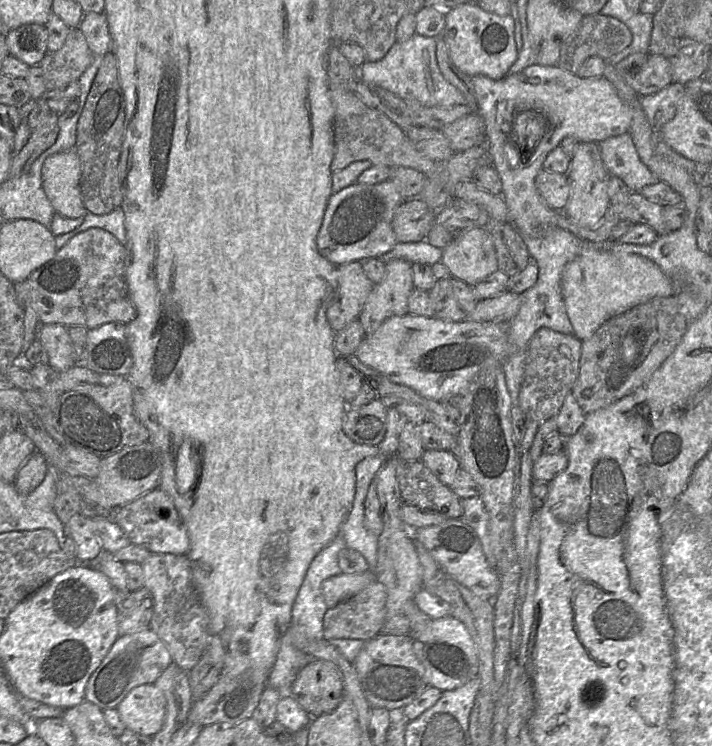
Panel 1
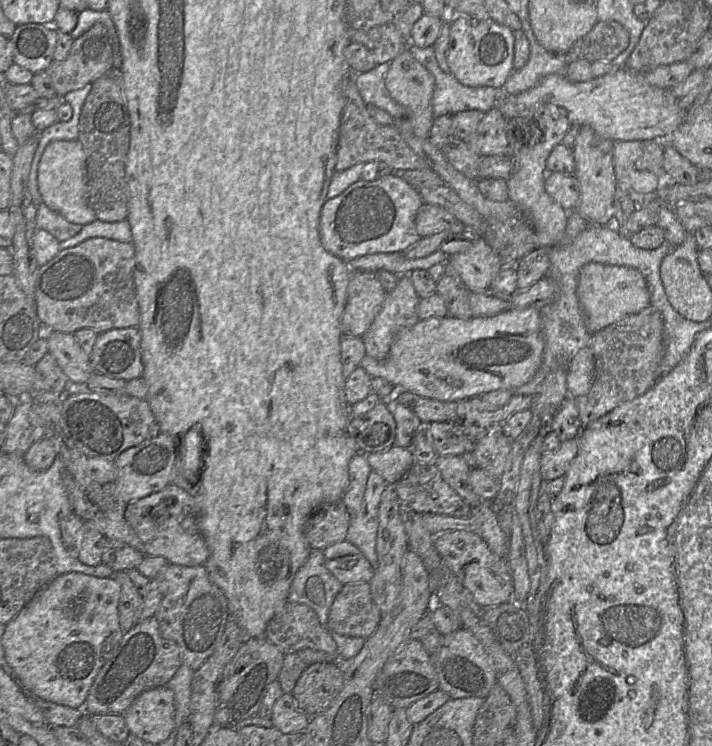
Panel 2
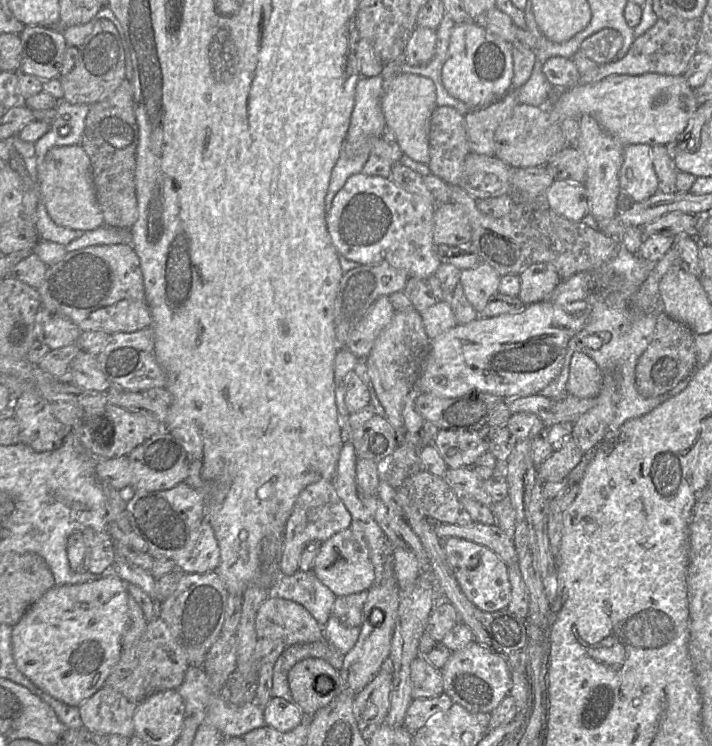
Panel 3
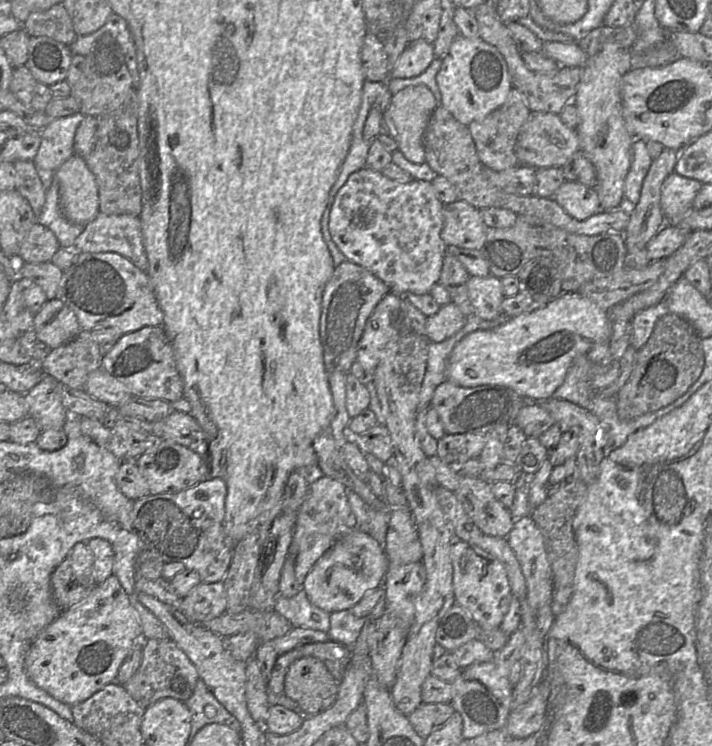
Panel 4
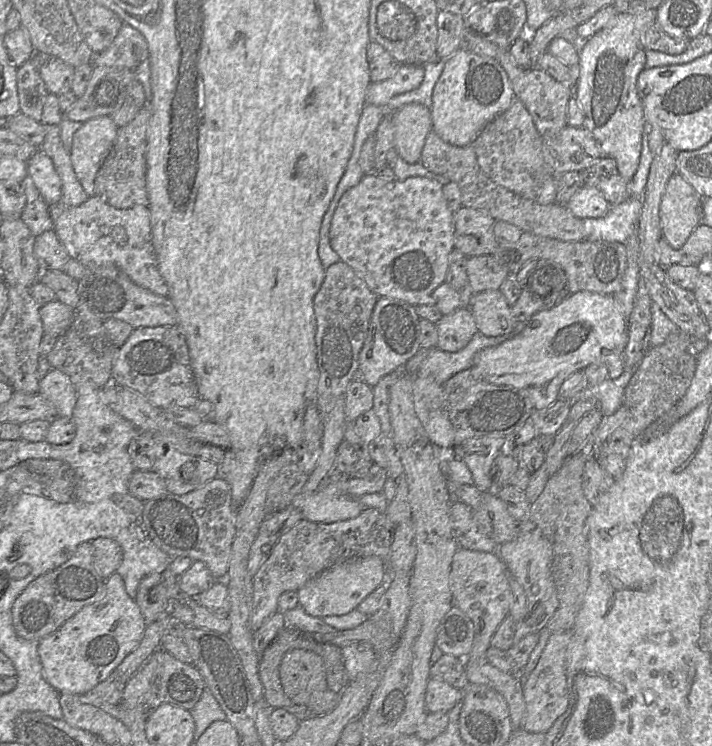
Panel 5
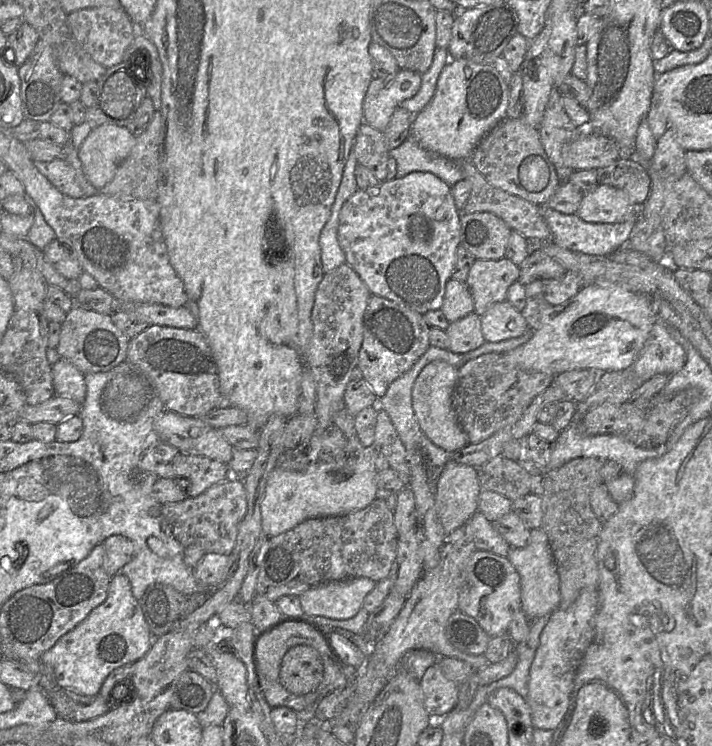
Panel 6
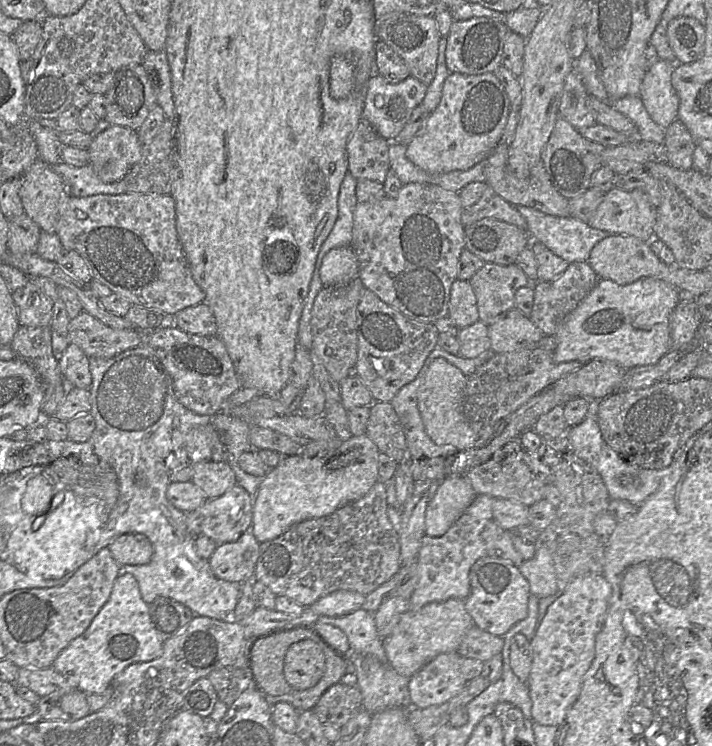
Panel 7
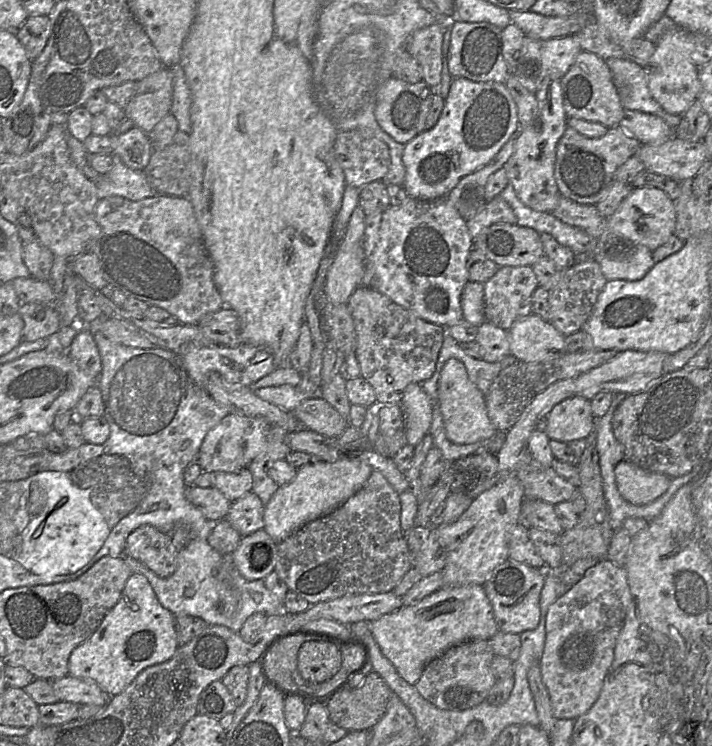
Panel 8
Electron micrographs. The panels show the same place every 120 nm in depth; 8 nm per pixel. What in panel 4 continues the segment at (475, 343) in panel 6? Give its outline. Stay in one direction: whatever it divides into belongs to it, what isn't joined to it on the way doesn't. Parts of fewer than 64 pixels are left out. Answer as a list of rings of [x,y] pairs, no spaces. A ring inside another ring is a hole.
[[[452,301],[440,306],[434,315],[426,320],[426,337],[430,342],[442,342],[456,334],[466,323],[467,317]]]

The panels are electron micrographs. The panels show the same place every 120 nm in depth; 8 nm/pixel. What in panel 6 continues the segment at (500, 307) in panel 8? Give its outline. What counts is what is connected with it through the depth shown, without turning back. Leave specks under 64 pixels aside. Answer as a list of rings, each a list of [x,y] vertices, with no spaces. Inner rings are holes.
[[[507,257],[475,260],[466,284],[474,300],[477,315],[484,314],[493,303],[507,300],[509,286],[518,281],[519,267]]]

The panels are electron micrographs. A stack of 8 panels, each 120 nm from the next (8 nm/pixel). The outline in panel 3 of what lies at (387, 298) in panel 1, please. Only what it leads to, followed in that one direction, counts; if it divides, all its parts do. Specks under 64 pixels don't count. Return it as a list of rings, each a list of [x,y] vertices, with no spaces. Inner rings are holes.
[[[414,308],[405,311],[397,310],[364,359],[377,397],[385,409],[386,418],[396,432],[399,443],[407,436],[402,417],[404,400],[411,391],[419,390],[418,380],[429,351],[430,342],[420,312]]]

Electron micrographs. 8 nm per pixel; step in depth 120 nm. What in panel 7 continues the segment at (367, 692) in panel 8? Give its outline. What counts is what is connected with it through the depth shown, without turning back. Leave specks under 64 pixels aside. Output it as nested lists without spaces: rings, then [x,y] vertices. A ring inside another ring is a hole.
[[[339,682],[320,697],[313,711],[323,726],[340,730],[362,708],[363,697],[358,686],[347,686]]]

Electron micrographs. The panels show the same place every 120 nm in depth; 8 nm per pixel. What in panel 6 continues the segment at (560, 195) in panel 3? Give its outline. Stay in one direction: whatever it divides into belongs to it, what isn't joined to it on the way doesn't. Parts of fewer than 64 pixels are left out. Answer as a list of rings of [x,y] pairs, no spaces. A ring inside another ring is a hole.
[[[599,184],[594,190],[585,192],[577,210],[577,215],[590,223],[621,223],[637,219],[638,207],[632,204],[626,192],[605,184]]]

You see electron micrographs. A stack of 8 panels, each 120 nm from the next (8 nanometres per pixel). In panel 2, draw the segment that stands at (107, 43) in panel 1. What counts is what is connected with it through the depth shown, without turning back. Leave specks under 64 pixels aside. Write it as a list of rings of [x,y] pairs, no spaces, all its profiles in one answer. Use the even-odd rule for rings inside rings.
[[[86,8],[84,11],[78,13],[78,21],[76,27],[70,32],[72,39],[77,39],[85,32],[87,32],[94,24],[103,24],[109,34],[110,42],[112,45],[112,63],[114,68],[121,69],[122,54],[121,45],[117,35],[116,27],[110,17],[107,9],[93,10]]]

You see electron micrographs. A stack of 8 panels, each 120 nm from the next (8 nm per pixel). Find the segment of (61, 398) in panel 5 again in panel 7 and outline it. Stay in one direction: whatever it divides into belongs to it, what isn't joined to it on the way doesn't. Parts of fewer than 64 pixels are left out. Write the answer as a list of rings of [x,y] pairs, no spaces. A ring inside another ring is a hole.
[[[70,343],[58,363],[60,372],[69,388],[90,389],[92,377],[89,357],[77,345]]]

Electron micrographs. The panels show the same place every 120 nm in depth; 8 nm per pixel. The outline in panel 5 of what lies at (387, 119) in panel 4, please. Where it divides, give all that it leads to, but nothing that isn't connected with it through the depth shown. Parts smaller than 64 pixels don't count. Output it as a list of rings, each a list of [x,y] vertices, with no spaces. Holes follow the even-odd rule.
[[[410,103],[391,113],[398,156],[409,164],[418,163],[425,139],[432,130],[430,108]]]

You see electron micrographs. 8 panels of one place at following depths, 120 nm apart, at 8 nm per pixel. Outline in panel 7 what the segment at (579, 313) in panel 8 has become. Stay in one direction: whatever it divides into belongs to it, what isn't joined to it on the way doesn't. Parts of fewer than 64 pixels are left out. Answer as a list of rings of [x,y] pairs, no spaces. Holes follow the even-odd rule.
[[[574,262],[554,280],[533,285],[534,301],[530,320],[544,336],[555,336],[560,323],[580,304],[598,282],[598,276],[587,262]]]

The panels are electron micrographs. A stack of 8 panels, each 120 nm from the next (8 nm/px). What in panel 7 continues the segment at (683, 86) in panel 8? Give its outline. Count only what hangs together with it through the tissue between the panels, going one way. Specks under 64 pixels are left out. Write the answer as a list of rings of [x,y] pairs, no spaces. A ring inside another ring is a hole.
[[[659,59],[647,68],[639,97],[651,119],[667,129],[678,117],[679,98],[671,76],[676,62]]]

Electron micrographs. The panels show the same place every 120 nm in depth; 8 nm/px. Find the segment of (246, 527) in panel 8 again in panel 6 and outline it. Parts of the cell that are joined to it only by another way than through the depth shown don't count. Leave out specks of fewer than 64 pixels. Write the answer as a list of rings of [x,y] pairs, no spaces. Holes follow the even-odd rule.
[[[223,480],[206,489],[196,497],[179,502],[162,504],[161,525],[184,548],[199,545],[205,553],[230,555],[238,533],[238,526],[247,511],[247,494],[244,480]]]

